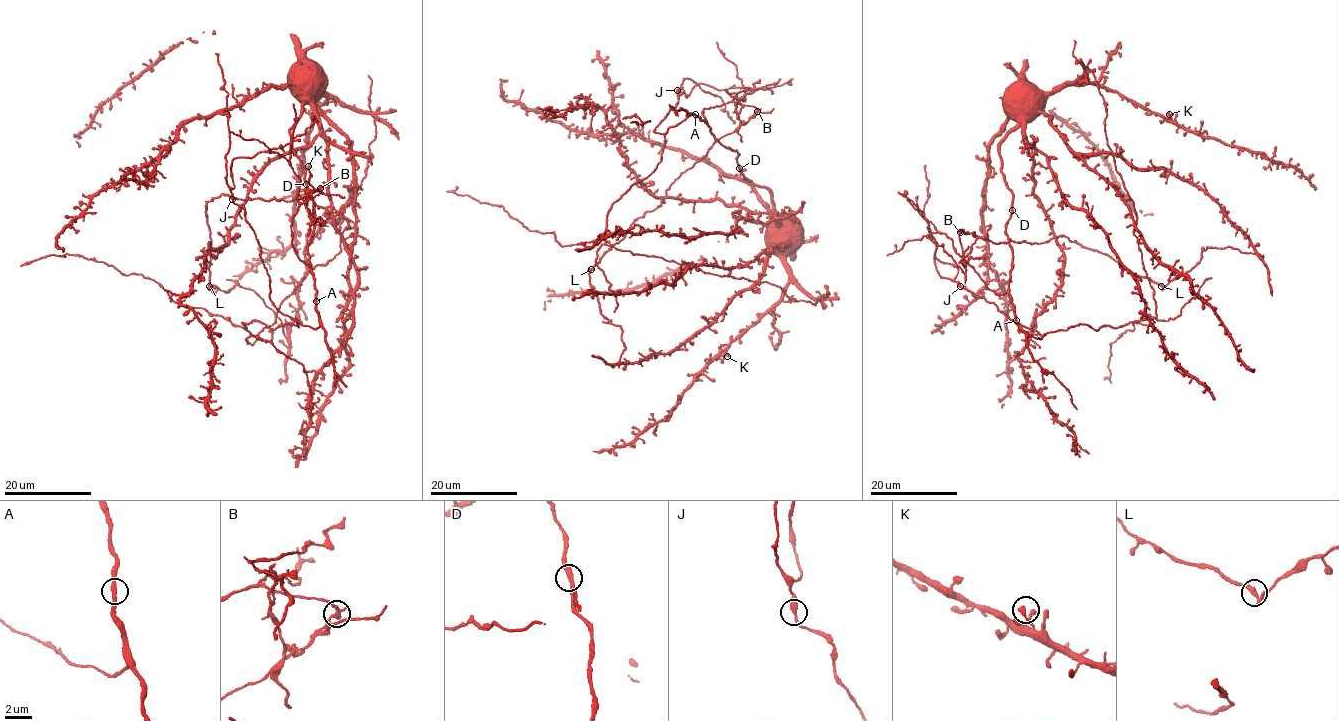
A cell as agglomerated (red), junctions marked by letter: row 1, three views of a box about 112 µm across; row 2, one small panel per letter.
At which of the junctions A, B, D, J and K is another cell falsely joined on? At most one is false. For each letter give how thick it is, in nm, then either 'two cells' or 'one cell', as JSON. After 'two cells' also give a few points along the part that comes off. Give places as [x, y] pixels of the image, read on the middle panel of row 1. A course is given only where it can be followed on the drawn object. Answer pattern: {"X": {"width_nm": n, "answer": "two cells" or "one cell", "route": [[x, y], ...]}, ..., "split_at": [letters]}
{"A": {"width_nm": 280, "answer": "one cell"}, "B": {"width_nm": 280, "answer": "two cells", "route": [[757, 111], [680, 173], [656, 208], [637, 219], [590, 271], [601, 313], [622, 331], [625, 348], [619, 368]]}, "D": {"width_nm": 320, "answer": "one cell"}, "J": {"width_nm": 320, "answer": "one cell"}, "K": {"width_nm": 240, "answer": "one cell"}, "split_at": ["B"]}

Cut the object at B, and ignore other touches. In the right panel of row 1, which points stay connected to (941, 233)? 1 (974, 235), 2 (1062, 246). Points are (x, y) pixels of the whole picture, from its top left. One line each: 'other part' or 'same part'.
1: other part
2: same part

